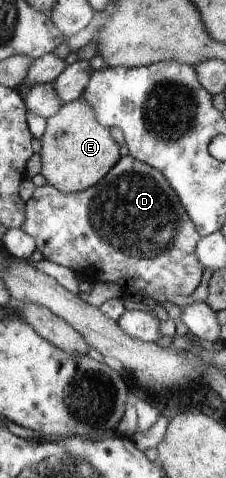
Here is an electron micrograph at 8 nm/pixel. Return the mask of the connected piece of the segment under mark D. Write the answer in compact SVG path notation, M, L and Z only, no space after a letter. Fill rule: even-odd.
M133 155L123 156L105 178L89 190L67 194L45 184L36 187L25 203L26 215L21 229L35 239L37 250L43 253L44 259L64 265L79 277L93 278L102 284L114 283L123 293L131 295L141 292L145 295L187 296L193 294L201 283L205 267L195 255L202 239L199 229L187 215L166 176Z

